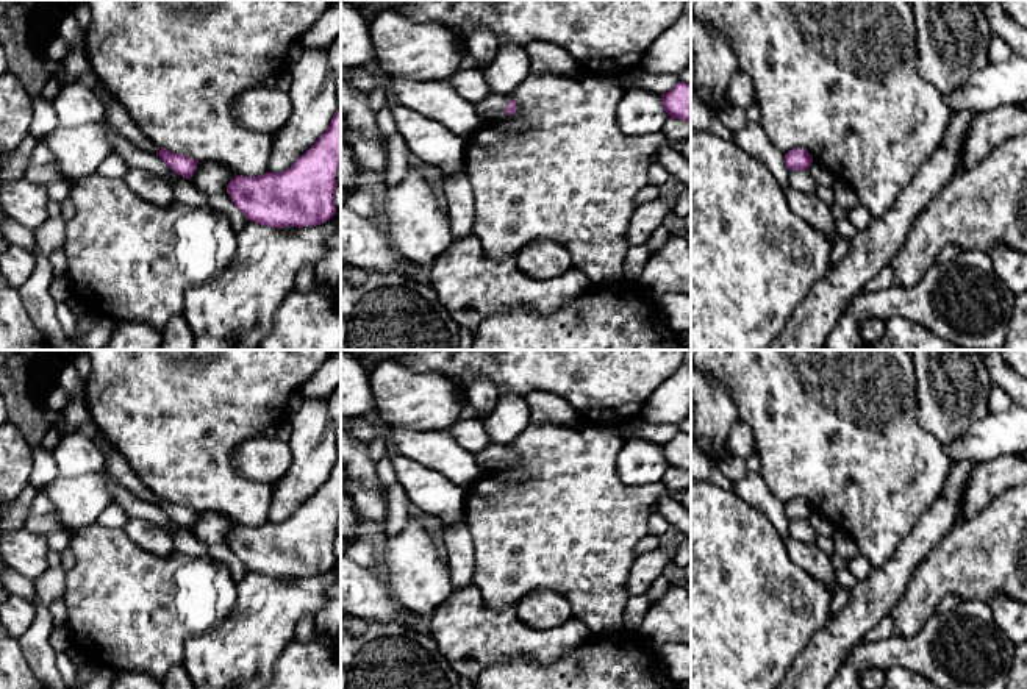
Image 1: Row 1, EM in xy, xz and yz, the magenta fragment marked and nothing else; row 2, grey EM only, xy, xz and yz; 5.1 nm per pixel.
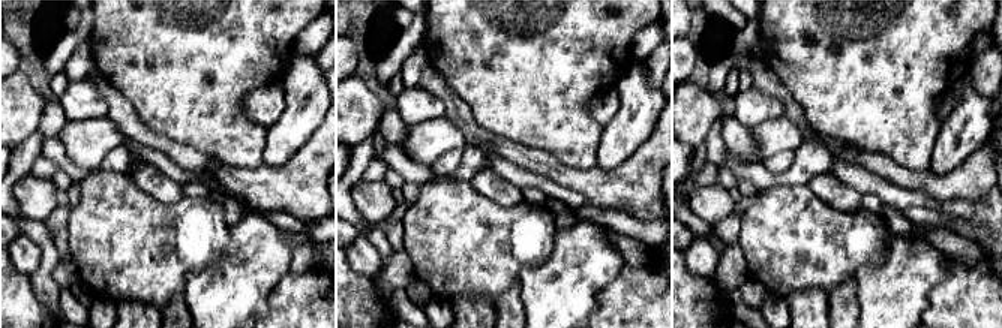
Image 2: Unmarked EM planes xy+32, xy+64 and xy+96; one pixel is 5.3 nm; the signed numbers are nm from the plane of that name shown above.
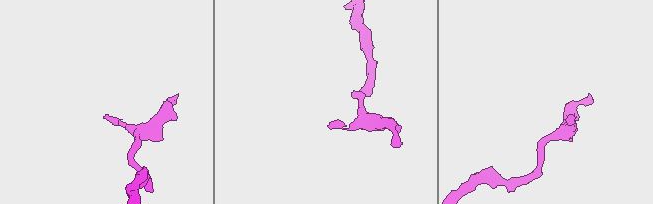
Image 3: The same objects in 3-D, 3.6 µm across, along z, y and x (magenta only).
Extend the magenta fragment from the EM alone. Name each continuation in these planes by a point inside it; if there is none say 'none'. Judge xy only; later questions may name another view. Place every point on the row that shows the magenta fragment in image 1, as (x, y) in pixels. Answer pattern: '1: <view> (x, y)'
1: xy (116, 114)

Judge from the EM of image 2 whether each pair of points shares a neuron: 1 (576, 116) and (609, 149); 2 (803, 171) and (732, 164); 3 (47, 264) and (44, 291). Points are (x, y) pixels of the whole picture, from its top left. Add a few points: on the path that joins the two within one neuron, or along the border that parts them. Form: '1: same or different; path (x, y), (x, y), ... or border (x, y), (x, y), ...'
1: different; border (603, 126), (596, 164)
2: same; path (785, 178), (762, 178), (750, 171)
3: same; path (45, 270), (44, 285)

